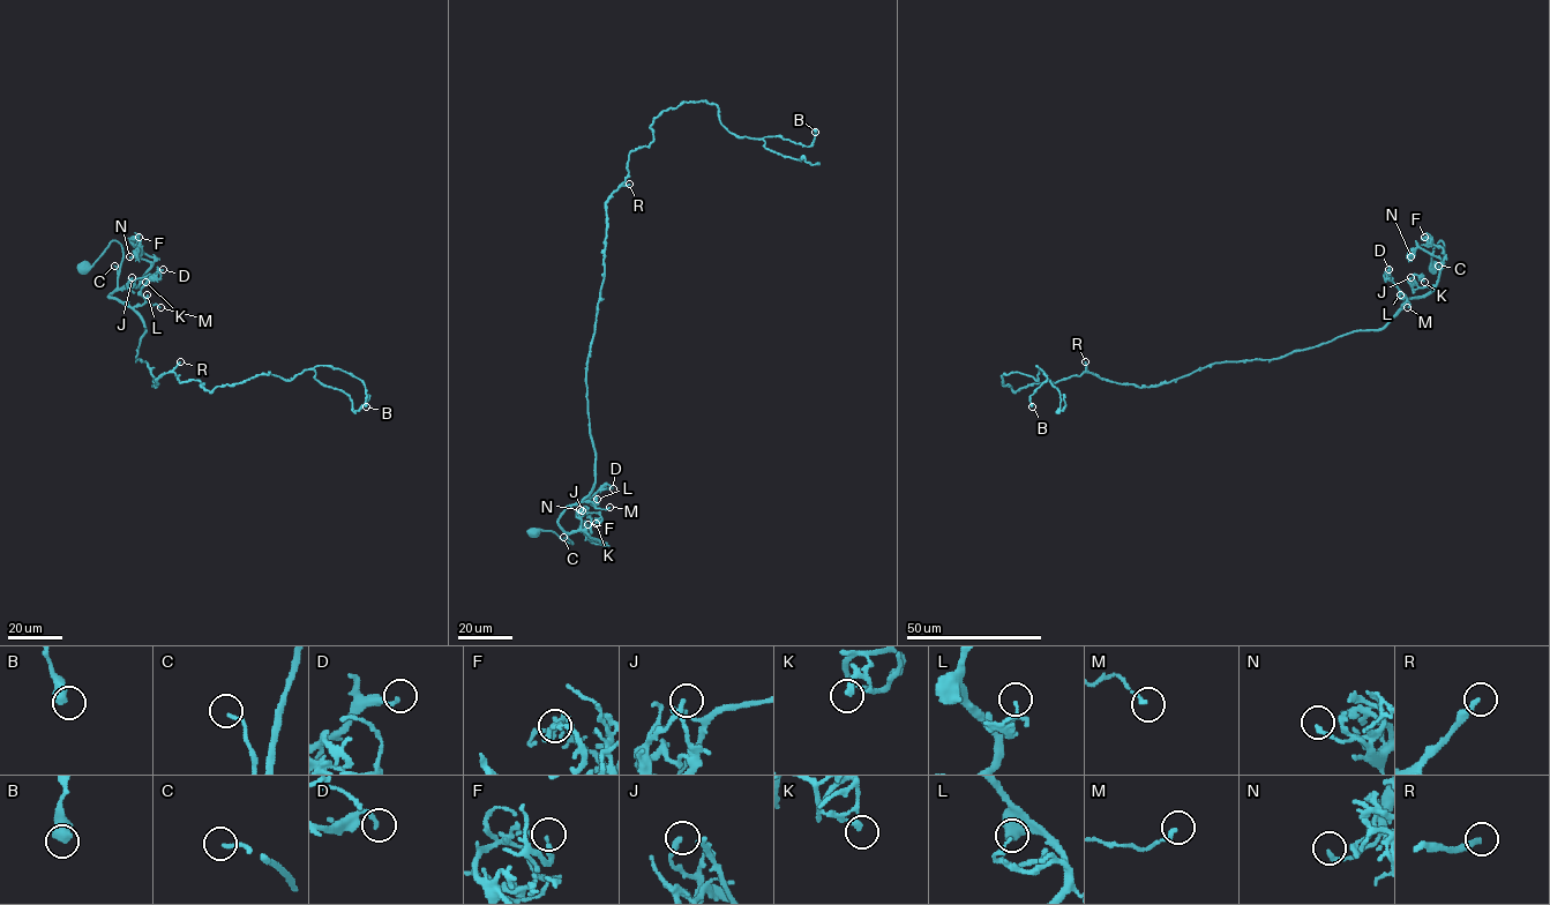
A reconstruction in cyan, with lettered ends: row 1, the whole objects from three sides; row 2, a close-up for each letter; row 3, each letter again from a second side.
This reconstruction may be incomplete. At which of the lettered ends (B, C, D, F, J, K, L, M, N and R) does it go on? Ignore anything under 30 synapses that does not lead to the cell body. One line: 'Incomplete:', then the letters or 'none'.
Incomplete: R

